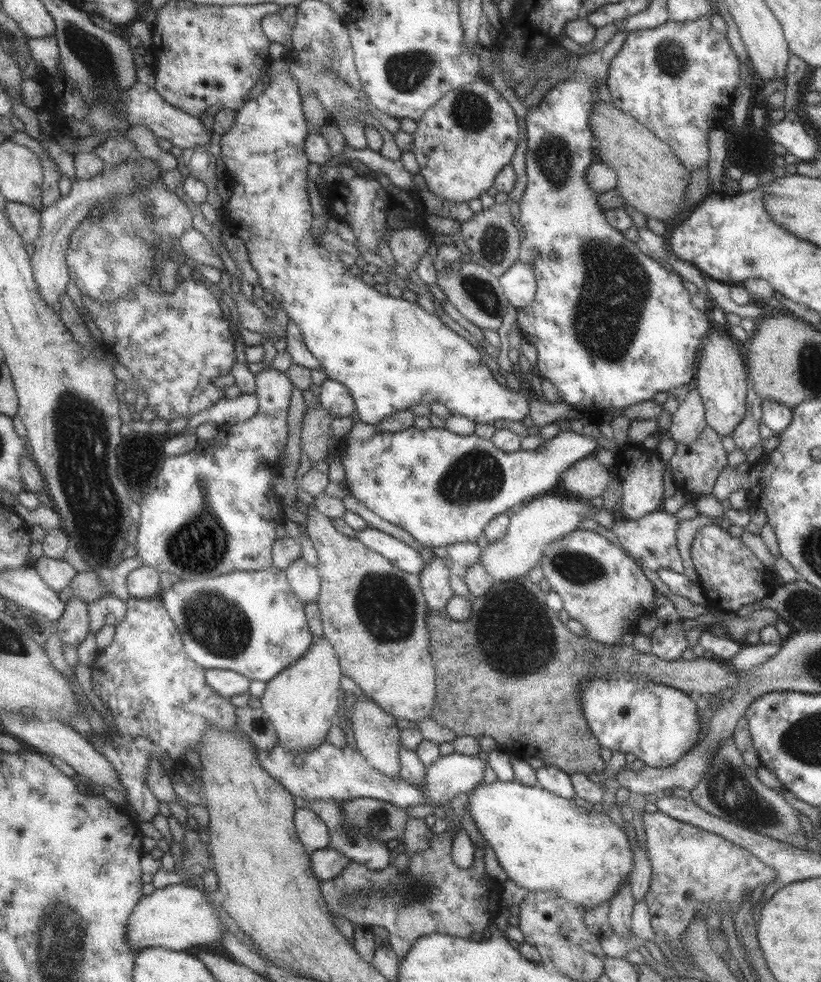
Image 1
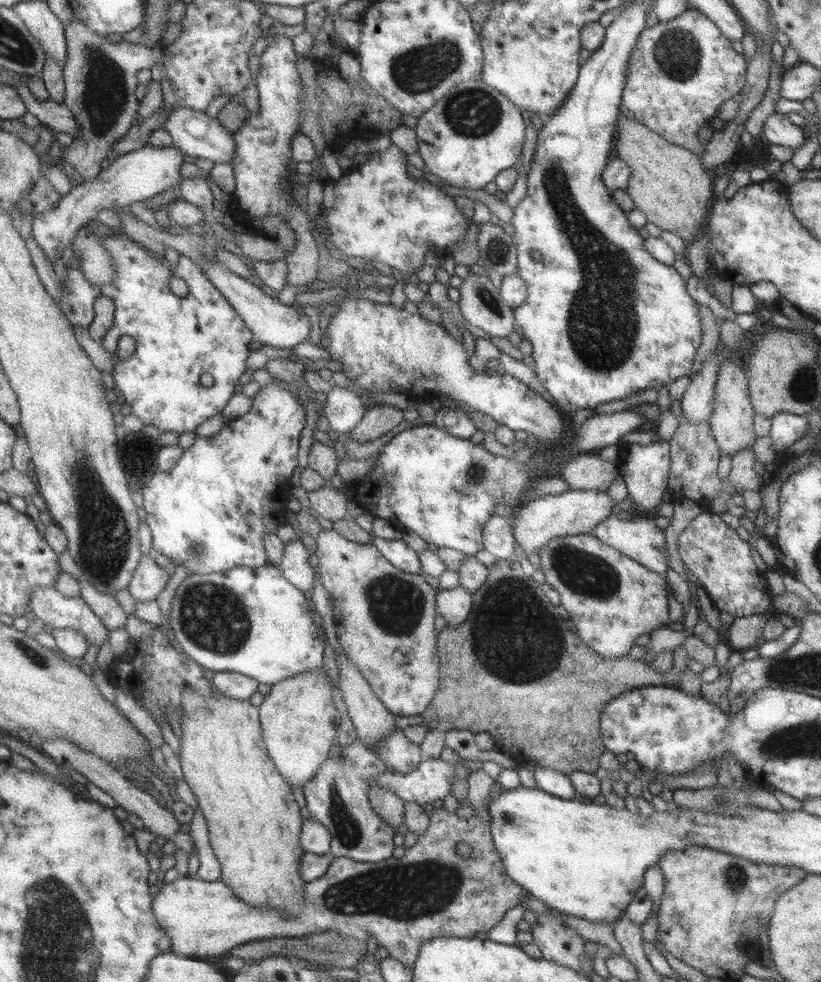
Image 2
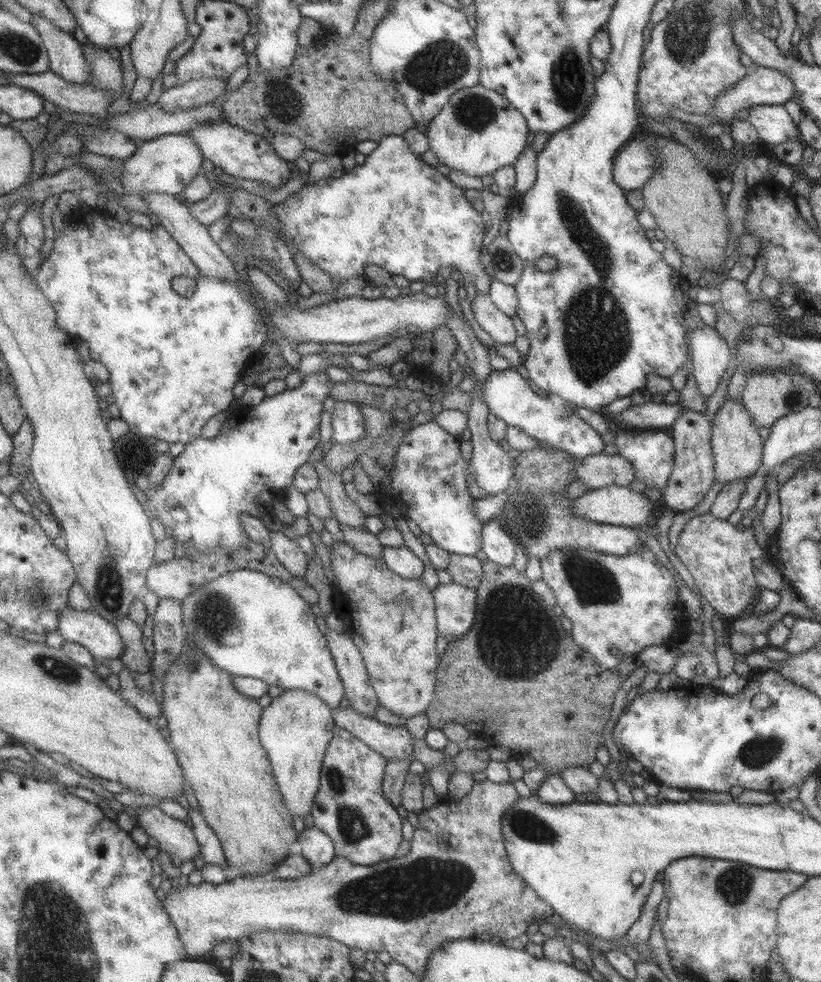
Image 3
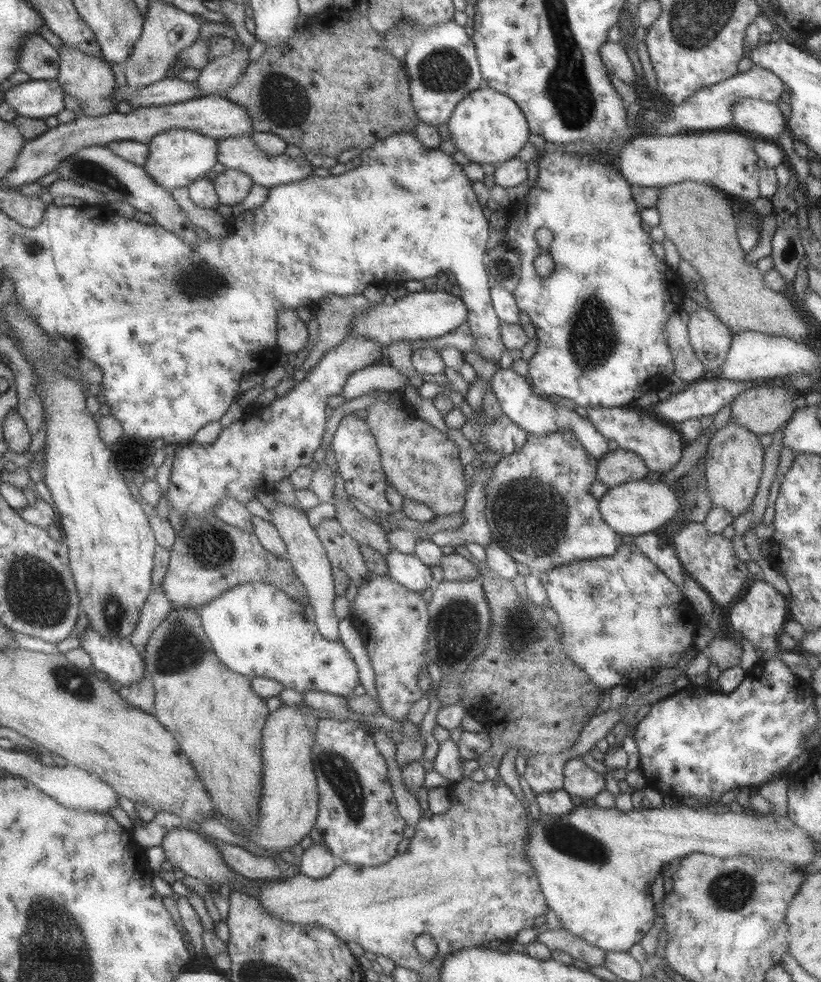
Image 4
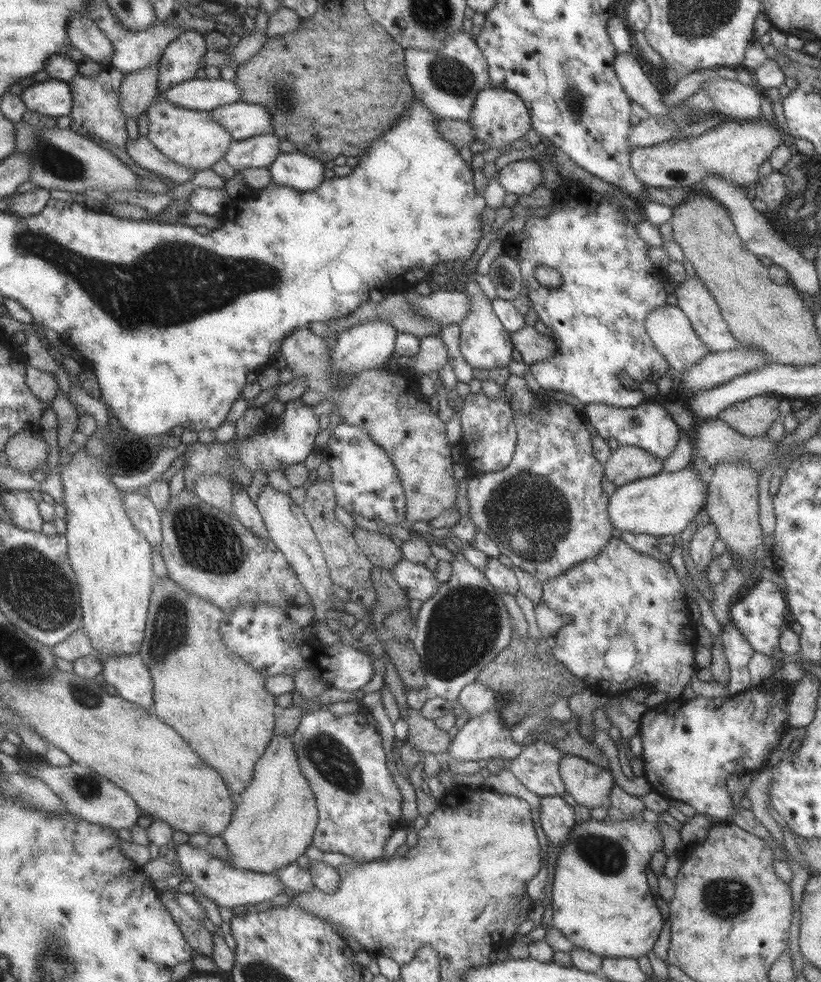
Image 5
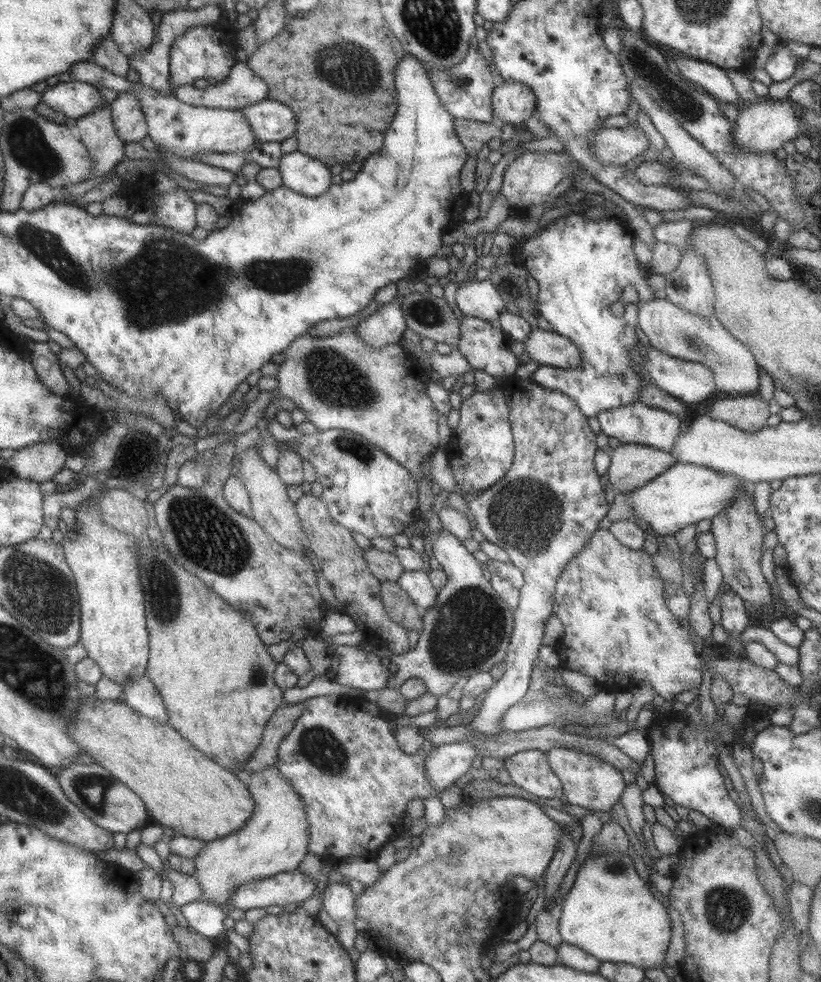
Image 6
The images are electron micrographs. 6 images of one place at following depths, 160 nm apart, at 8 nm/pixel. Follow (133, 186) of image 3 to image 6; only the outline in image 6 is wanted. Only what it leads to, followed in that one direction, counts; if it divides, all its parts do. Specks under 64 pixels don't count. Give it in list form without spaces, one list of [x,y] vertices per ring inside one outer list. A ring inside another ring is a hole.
[[[91,61],[76,62],[67,71],[72,81],[92,85],[97,82],[101,86],[115,90],[116,93],[133,93],[139,100],[144,114],[147,136],[157,147],[163,147],[171,155],[189,159],[205,153],[231,154],[235,152],[237,154],[237,152],[253,150],[255,142],[259,142],[253,137],[247,119],[237,109],[204,108],[184,104],[174,95],[154,91],[139,82],[127,81],[125,77],[109,72]]]

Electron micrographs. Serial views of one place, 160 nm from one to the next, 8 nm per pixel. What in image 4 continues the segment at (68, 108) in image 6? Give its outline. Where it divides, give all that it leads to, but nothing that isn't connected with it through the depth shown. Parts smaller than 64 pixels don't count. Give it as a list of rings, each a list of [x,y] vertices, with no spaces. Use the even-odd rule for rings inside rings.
[[[33,80],[13,84],[3,93],[3,103],[9,105],[18,116],[45,119],[65,108],[62,88],[55,80]]]

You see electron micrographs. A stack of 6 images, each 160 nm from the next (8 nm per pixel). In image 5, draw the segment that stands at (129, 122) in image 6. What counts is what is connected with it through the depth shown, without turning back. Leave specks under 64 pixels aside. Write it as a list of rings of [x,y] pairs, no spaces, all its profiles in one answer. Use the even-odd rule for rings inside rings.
[[[158,62],[148,67],[124,73],[119,87],[119,110],[125,118],[137,122],[159,91],[157,88]]]

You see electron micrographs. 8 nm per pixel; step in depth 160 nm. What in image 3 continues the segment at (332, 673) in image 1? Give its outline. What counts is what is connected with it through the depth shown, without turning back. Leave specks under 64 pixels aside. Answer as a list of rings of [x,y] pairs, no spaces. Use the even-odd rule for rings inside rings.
[[[282,689],[261,711],[258,739],[269,759],[273,778],[292,816],[310,812],[315,792],[320,783],[320,768],[325,749],[335,724],[332,708],[312,692],[303,689]]]

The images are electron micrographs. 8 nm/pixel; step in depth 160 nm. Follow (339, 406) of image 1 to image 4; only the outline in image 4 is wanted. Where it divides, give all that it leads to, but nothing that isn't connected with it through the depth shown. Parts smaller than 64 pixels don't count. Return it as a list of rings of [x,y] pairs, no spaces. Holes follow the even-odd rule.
[[[348,413],[340,418],[338,426],[330,441],[330,447],[334,452],[335,462],[338,466],[338,472],[344,480],[344,490],[347,495],[353,496],[372,510],[379,510],[385,514],[396,515],[391,504],[385,499],[386,476],[382,471],[379,462],[379,451],[377,445],[369,430],[368,424],[359,419],[353,413]]]

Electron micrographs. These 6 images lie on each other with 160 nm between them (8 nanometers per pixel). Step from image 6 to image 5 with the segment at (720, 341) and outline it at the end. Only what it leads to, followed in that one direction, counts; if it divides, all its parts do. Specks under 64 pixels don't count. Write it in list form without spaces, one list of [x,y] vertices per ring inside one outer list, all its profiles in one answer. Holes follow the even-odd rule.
[[[665,305],[648,312],[644,327],[653,346],[665,357],[669,367],[683,372],[695,366],[708,352],[707,347],[698,339],[689,319],[677,305]]]

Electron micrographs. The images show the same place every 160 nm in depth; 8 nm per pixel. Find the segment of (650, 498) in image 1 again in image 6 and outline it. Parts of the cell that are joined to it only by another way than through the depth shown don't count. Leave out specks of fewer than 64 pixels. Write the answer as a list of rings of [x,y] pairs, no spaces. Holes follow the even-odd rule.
[[[639,401],[602,410],[596,414],[596,418],[600,424],[600,432],[607,437],[617,438],[621,443],[648,445],[651,448],[668,453],[673,448],[675,439],[681,433],[679,418],[660,408],[653,408]]]

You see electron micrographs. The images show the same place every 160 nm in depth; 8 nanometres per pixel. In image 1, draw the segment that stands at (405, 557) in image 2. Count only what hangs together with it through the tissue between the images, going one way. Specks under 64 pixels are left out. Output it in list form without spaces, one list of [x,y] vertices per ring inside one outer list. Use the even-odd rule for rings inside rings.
[[[367,526],[363,529],[357,528],[355,537],[361,541],[361,544],[386,558],[399,570],[417,575],[424,567],[419,551],[415,551],[406,543],[391,537],[385,532]]]

